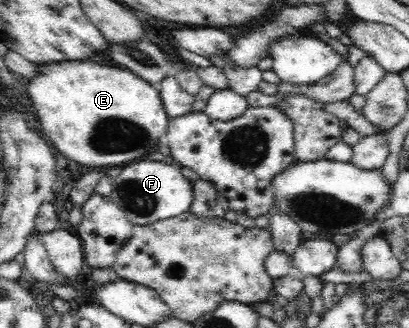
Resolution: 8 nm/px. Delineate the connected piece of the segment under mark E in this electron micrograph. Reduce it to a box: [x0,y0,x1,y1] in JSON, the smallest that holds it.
[25,59,169,167]

